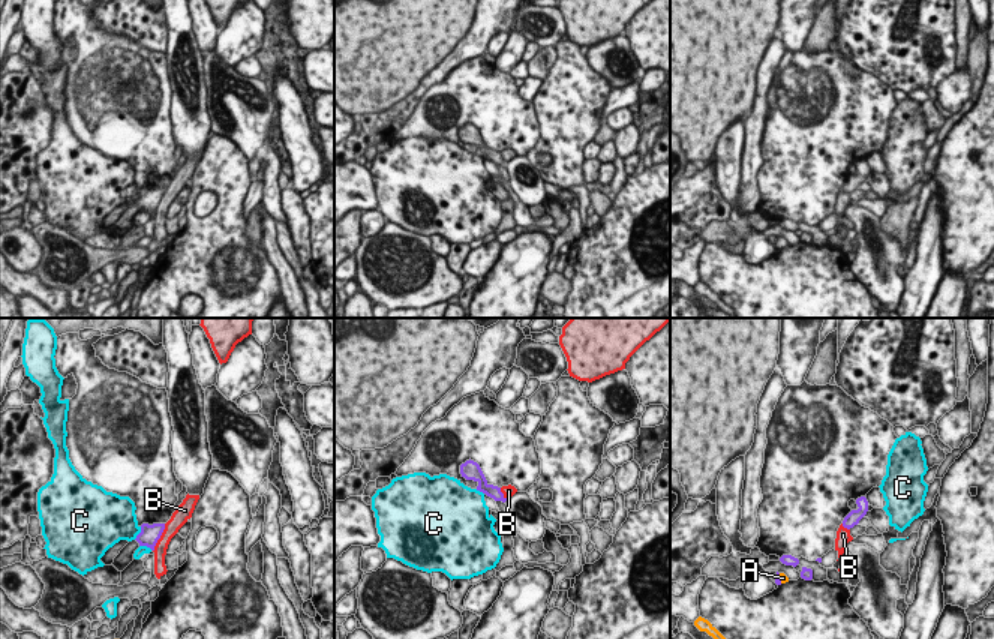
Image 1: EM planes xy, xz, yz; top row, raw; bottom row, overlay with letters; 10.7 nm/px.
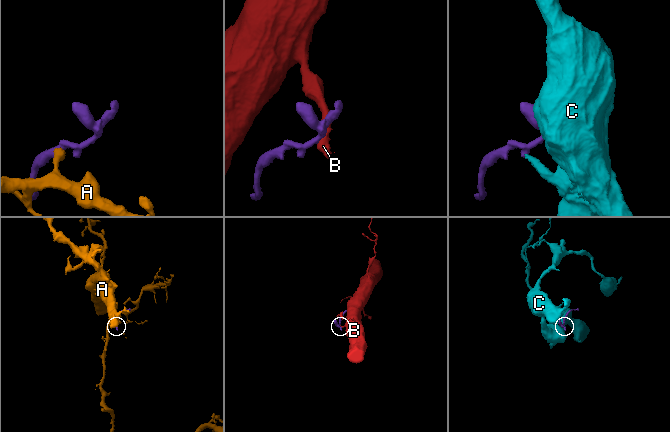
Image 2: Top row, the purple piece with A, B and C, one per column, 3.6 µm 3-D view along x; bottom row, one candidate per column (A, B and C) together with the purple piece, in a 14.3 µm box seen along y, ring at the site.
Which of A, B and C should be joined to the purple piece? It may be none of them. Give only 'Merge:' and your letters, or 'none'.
Merge: A

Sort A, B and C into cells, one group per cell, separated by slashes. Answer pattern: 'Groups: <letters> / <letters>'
Groups: A / B / C.

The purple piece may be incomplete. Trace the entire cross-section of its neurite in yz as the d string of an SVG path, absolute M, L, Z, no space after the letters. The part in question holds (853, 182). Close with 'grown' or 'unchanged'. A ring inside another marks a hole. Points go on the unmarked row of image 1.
M861 160L856 164L856 168L858 168L858 174L852 174L843 184L843 190L850 194L853 192L855 189L859 188L859 184L867 178L868 176L868 165L865 160Z; unchanged

